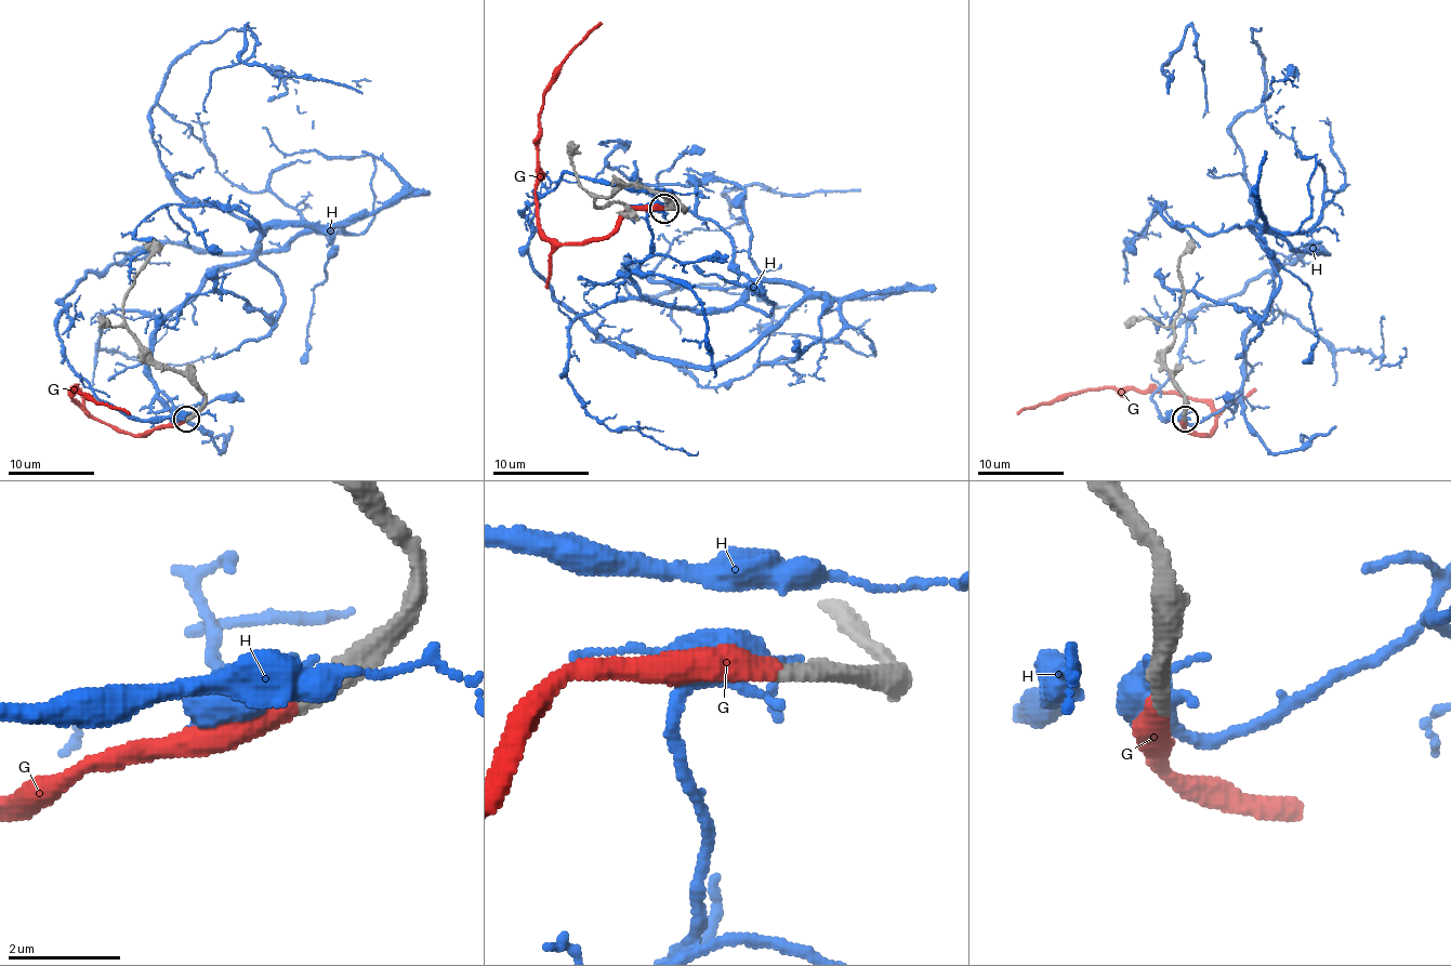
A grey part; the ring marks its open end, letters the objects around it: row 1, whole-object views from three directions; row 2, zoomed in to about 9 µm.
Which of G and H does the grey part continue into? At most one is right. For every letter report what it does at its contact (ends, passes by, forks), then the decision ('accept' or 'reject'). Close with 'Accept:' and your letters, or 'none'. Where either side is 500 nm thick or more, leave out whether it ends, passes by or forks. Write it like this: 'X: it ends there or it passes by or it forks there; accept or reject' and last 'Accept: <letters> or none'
G: it ends there; accept
H: it forks there; reject
Accept: G

